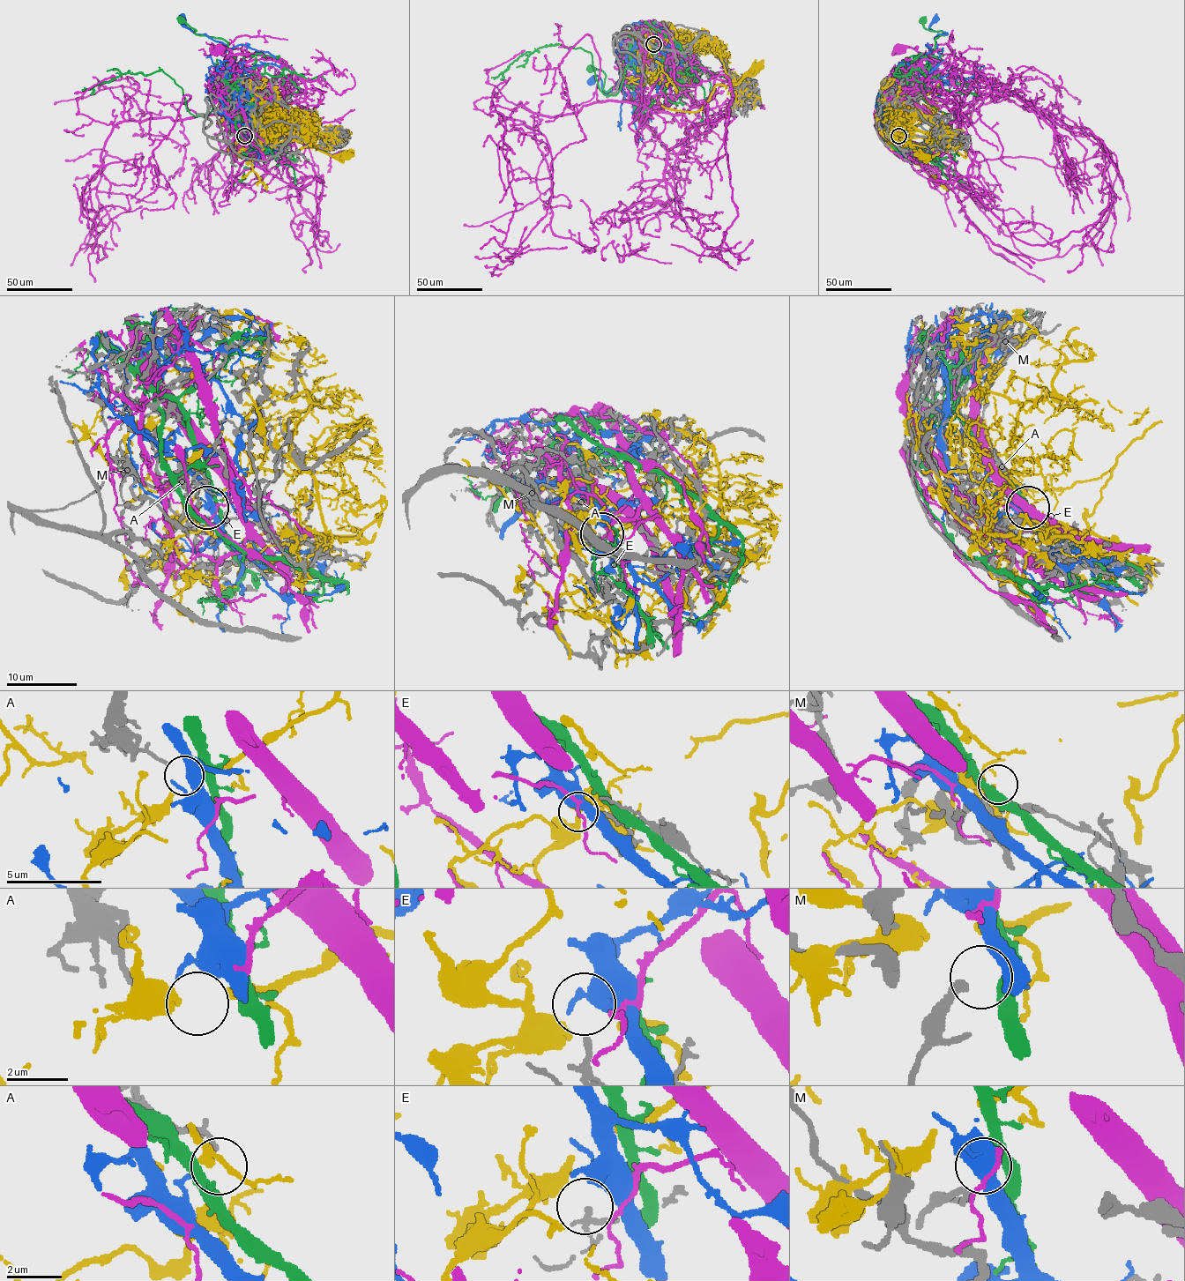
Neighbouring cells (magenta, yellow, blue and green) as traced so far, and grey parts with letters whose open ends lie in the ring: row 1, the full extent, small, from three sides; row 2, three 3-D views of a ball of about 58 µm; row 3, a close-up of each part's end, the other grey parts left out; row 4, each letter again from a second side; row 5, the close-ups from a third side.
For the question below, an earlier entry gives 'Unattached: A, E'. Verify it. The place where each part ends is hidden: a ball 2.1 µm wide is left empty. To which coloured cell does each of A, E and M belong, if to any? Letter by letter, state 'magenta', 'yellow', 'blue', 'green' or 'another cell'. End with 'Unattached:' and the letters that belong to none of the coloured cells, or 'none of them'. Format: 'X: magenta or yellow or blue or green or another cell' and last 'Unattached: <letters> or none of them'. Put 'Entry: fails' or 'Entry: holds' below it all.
A: yellow
E: another cell
M: another cell
Unattached: E, M
Entry: fails

